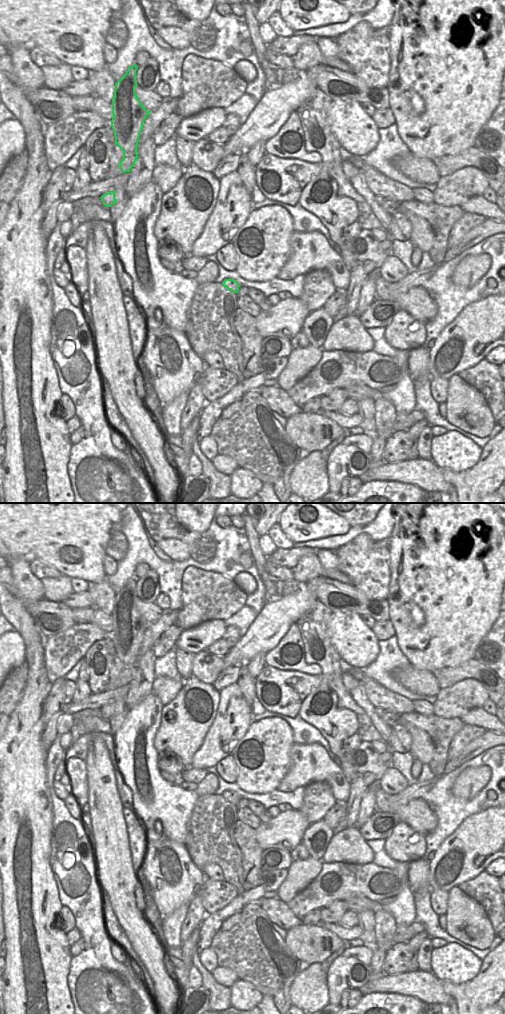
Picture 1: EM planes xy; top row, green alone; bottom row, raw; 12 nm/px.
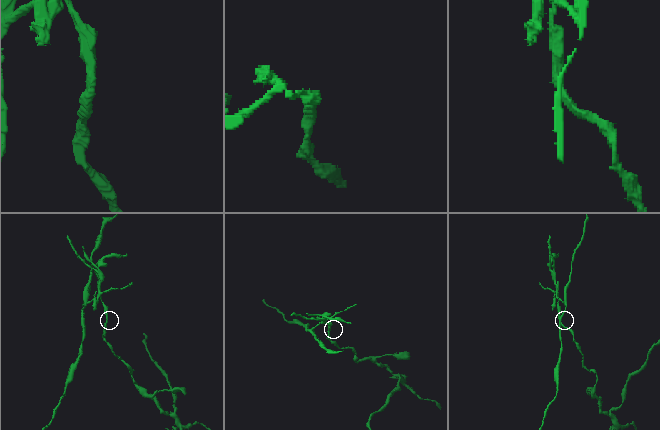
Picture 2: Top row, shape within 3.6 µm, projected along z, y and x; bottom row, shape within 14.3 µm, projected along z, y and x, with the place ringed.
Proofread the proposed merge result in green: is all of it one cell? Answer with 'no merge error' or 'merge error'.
merge error

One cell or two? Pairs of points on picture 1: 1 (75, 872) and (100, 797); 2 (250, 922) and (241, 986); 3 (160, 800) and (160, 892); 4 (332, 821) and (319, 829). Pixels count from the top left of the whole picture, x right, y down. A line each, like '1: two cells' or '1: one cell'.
1: two cells
2: two cells
3: two cells
4: two cells

